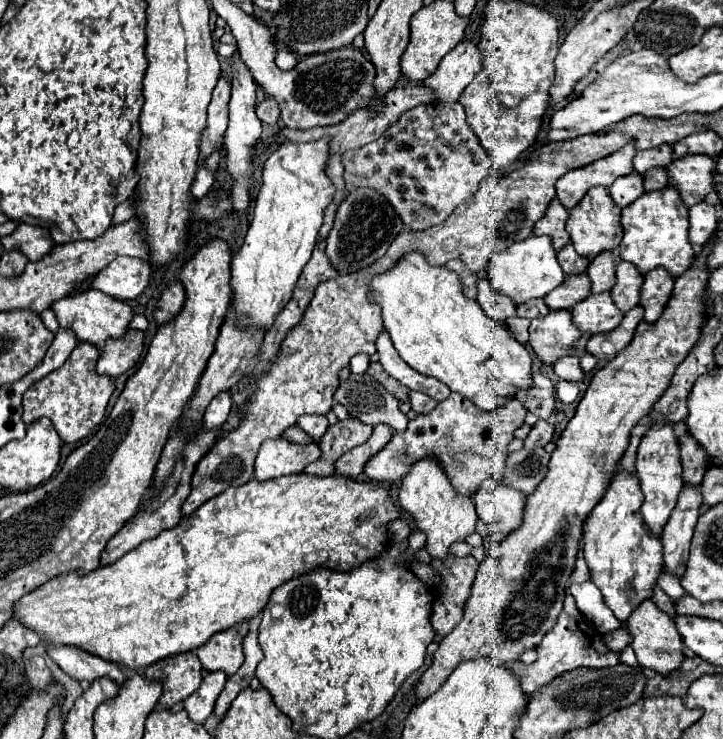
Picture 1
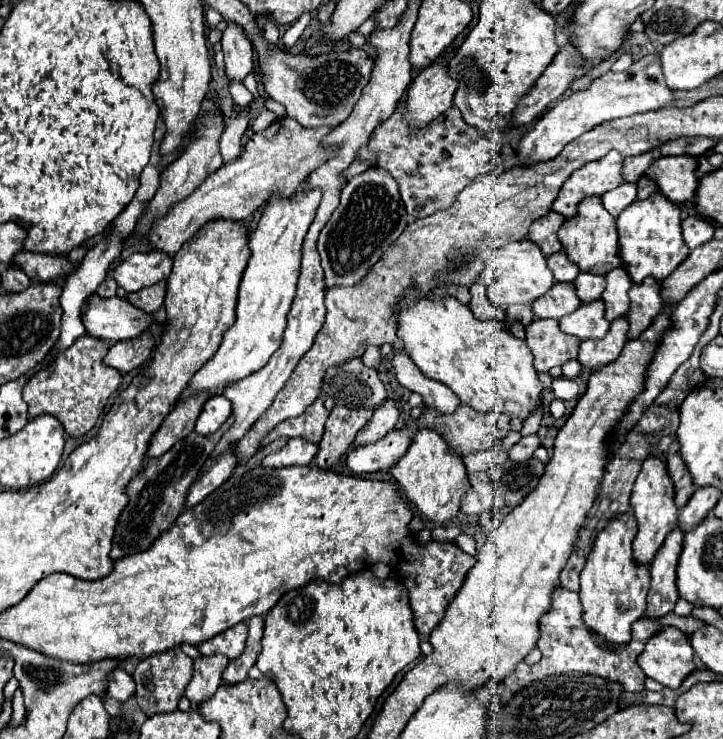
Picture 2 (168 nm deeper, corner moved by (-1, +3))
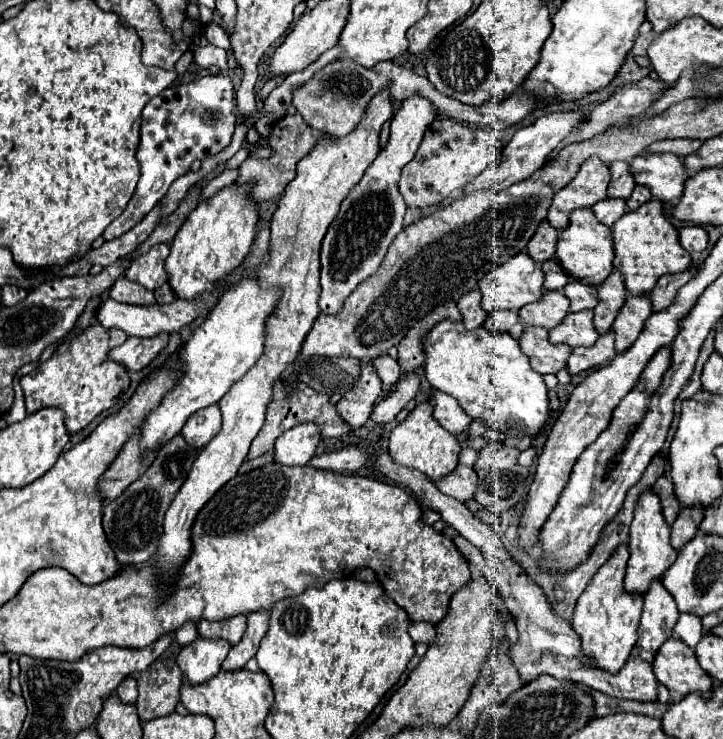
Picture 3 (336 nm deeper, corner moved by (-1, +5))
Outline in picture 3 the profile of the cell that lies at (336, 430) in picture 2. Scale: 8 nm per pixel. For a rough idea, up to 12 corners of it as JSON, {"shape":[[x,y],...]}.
{"shape":[[361,362],[359,380],[337,404],[357,430],[371,416],[381,380],[373,362]]}

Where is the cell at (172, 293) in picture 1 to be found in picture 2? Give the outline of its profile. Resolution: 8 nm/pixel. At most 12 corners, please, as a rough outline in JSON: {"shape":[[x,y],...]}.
{"shape":[[167,280],[127,294],[127,300],[155,314],[165,300]]}

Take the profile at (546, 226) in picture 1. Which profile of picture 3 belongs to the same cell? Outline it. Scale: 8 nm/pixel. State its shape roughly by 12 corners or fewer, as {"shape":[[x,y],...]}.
{"shape":[[545,220],[527,244],[535,262],[555,258],[557,230]]}

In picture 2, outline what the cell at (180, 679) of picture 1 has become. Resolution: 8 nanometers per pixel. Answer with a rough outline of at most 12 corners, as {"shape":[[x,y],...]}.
{"shape":[[171,648],[139,660],[139,708],[177,710],[193,660]]}

